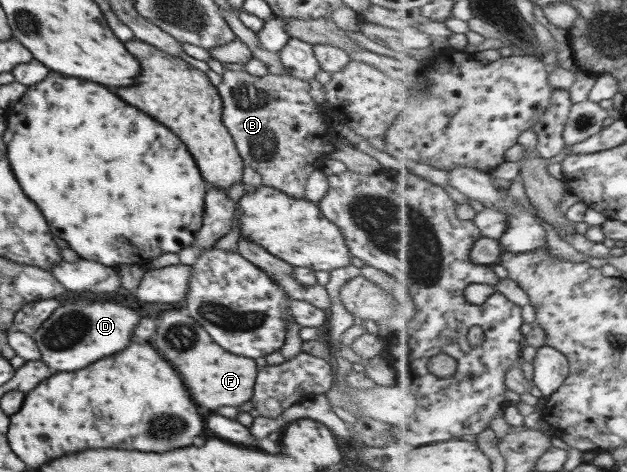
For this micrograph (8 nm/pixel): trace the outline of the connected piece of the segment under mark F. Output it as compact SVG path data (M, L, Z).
M175 306L163 311L159 316L159 324L151 342L155 350L179 372L191 400L197 406L215 410L219 406L239 406L247 402L251 398L253 380L257 372L253 360L225 352L199 326L200 324L195 324L195 320L191 320L189 315L182 314Z

